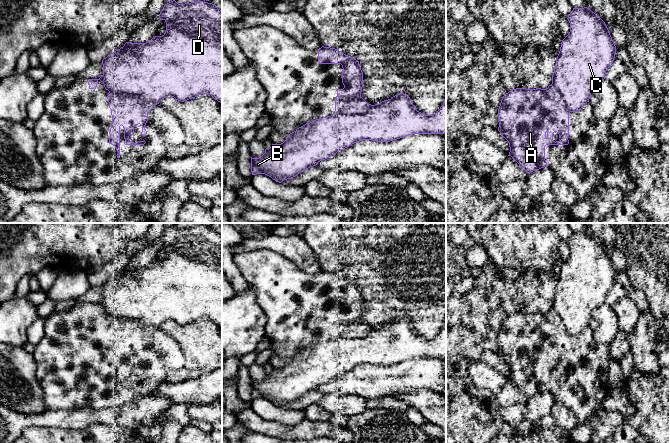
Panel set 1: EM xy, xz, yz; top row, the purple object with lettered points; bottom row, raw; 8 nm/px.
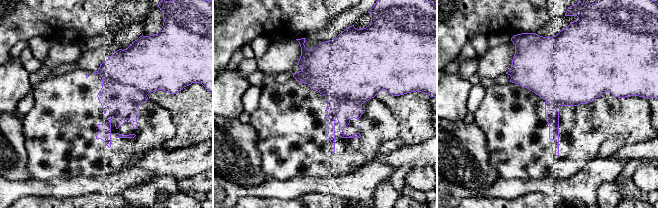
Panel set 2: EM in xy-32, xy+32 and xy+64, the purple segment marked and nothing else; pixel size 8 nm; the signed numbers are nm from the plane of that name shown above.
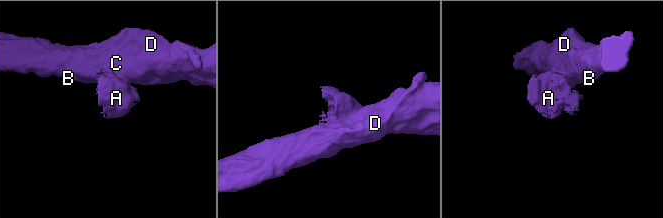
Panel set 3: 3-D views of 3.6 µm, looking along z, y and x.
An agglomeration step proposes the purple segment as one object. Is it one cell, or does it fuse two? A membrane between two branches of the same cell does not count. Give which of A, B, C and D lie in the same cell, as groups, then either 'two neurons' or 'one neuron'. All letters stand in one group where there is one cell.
A B C D; one neuron

